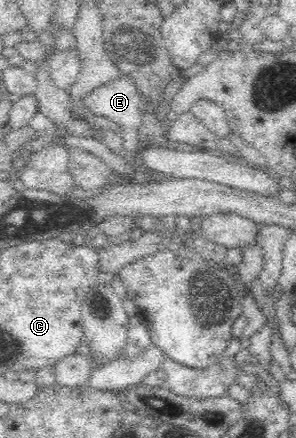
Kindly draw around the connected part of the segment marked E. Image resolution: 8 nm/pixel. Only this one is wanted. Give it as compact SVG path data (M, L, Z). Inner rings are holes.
M120 73L117 79L96 88L91 94L88 94L83 99L83 106L92 115L104 118L106 124L114 123L118 125L121 128L120 135L125 142L126 148L136 150L139 141L136 138L137 130L143 119L141 94L130 74Z

